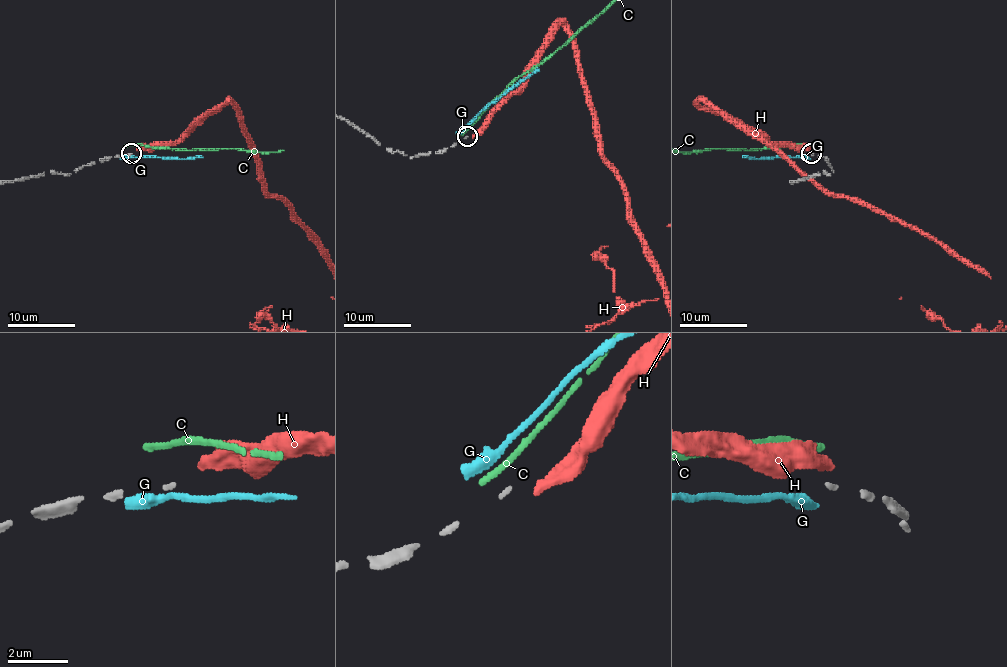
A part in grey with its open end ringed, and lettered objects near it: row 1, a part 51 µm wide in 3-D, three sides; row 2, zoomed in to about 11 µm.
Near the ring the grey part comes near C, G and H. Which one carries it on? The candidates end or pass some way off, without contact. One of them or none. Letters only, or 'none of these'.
none of these

